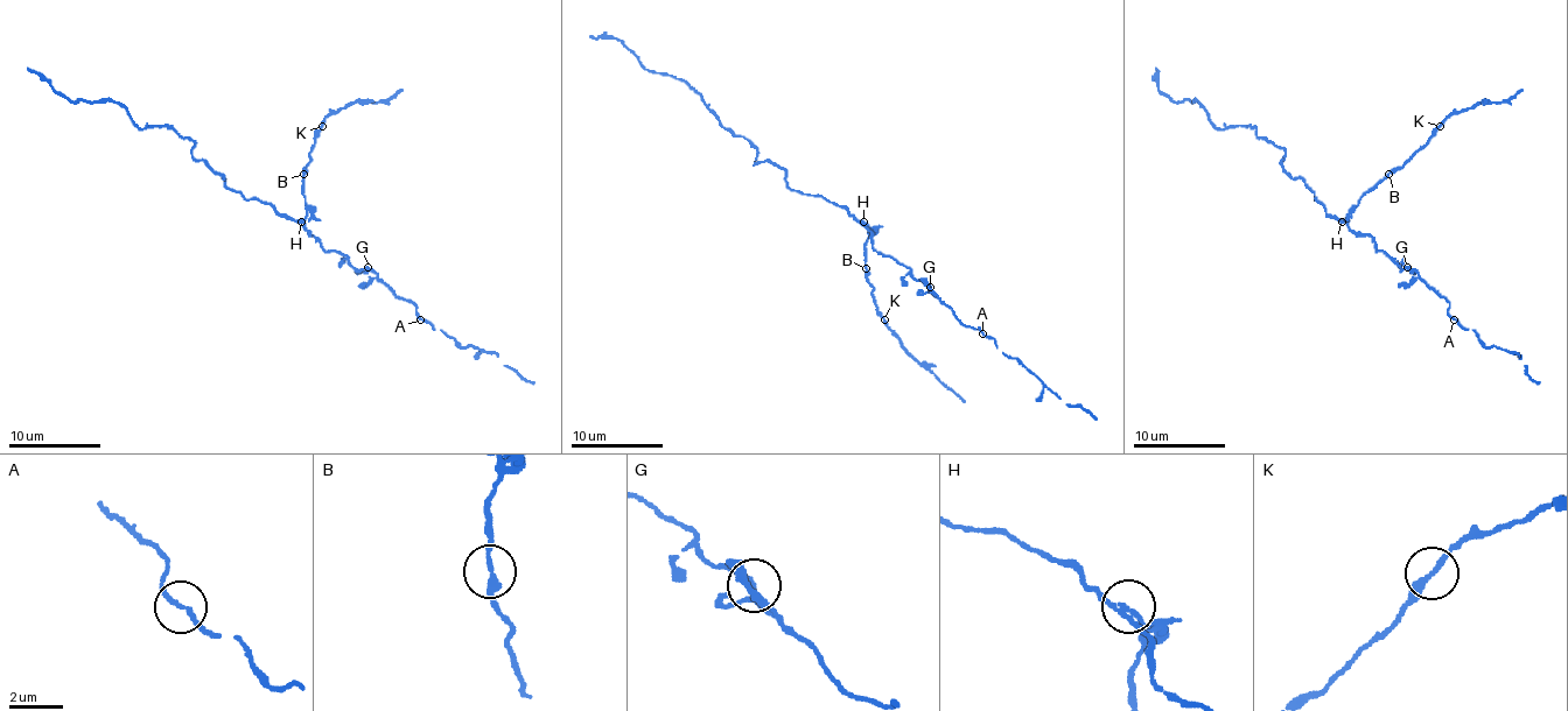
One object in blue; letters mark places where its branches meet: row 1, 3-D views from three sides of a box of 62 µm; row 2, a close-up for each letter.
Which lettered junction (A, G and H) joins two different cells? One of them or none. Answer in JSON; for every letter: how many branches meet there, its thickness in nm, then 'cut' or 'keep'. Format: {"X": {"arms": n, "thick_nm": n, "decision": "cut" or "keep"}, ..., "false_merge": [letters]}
{"A": {"arms": 2, "thick_nm": 160, "decision": "keep"}, "G": {"arms": 3, "thick_nm": 180, "decision": "keep"}, "H": {"arms": 3, "thick_nm": 170, "decision": "cut"}, "false_merge": ["H"]}

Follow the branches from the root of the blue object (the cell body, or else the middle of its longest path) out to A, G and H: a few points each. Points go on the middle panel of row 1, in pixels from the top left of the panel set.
A: (845, 209), (866, 226), (877, 252), (903, 264), (963, 324), (984, 333)
G: (845, 209), (866, 226), (877, 252), (894, 257), (916, 280), (923, 280), (930, 287)
H: (845, 209), (863, 223)

